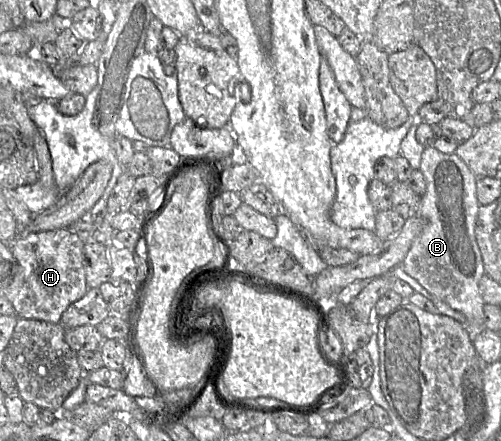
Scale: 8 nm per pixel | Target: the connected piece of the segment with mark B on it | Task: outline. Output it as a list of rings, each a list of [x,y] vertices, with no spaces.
[[[433,146],[425,147],[421,156],[420,171],[423,173],[427,185],[426,192],[420,199],[417,213],[423,220],[423,229],[412,242],[401,266],[408,275],[416,279],[429,293],[452,309],[462,313],[466,317],[467,326],[471,330],[478,330],[483,327],[483,306],[485,304],[479,290],[479,281],[485,271],[482,255],[475,237],[480,207],[476,195],[478,177],[456,153],[444,154]]]

